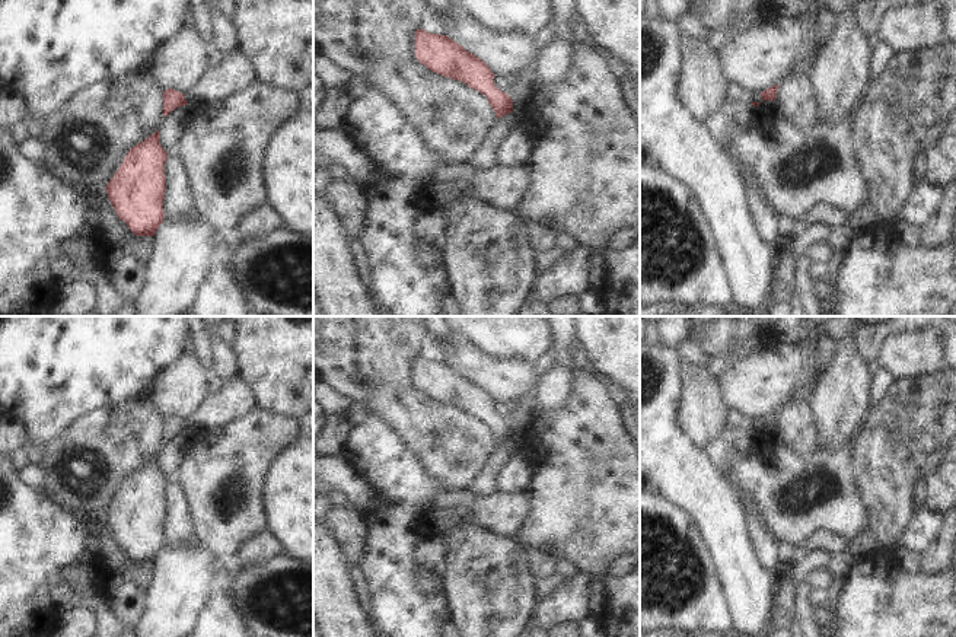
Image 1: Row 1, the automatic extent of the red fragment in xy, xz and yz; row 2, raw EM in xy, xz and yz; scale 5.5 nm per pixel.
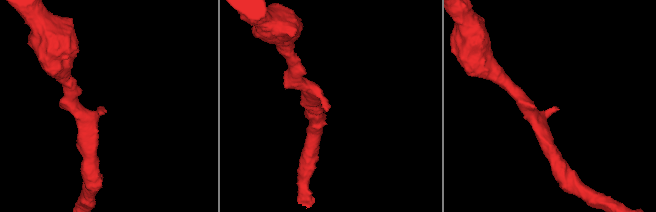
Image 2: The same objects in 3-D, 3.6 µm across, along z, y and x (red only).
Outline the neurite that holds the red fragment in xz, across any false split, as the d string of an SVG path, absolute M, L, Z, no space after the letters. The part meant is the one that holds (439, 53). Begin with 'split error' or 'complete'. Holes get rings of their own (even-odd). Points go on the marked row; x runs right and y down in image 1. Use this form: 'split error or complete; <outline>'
complete; M415 31L415 57L431 71L461 80L488 98L497 118L513 112L513 99L494 85L495 74L475 54L446 35Z

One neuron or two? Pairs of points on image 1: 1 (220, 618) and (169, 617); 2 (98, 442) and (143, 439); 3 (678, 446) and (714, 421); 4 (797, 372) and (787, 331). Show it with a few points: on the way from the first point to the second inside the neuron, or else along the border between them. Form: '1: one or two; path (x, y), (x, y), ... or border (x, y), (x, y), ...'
1: two; border (216, 589), (196, 621)
2: one; path (110, 442), (131, 439)
3: two; border (681, 404), (681, 429), (698, 448), (706, 451)
4: two; border (812, 334), (792, 343), (780, 343)

